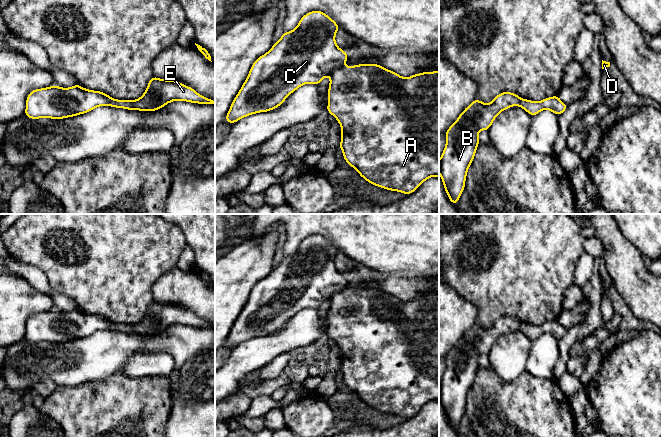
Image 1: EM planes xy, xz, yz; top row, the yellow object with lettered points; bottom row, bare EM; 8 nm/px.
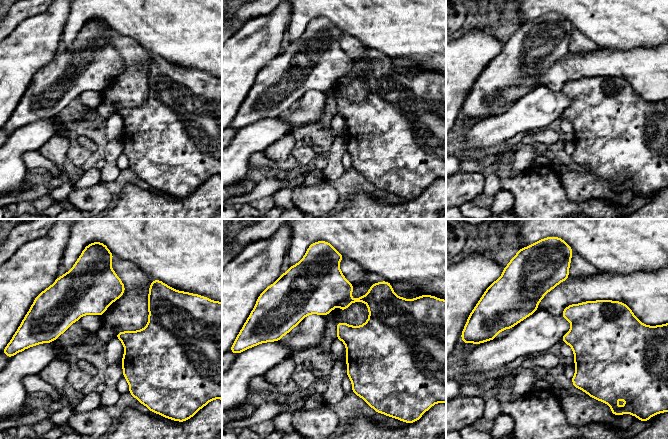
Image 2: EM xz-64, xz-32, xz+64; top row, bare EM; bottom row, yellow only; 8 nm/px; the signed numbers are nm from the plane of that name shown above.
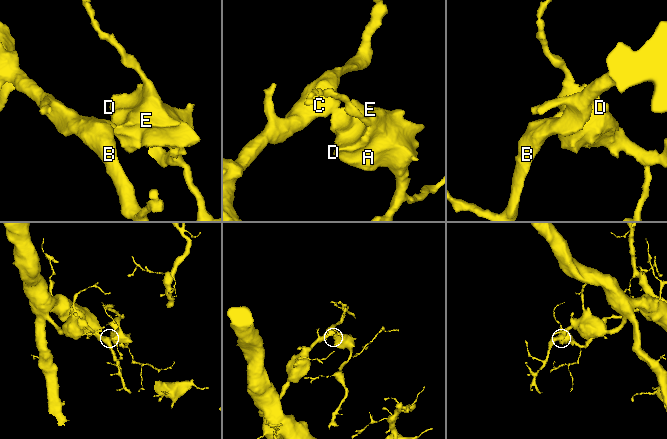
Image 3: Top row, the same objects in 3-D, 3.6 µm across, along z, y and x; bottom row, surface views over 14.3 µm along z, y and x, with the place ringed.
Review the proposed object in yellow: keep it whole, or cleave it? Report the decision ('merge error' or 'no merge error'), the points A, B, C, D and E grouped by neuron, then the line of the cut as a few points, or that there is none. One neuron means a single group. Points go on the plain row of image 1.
merge error; A D E / B C; cut in xz along (344, 288), (336, 292), (329, 299)

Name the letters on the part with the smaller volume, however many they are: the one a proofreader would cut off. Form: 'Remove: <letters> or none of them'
Remove: A, D, E

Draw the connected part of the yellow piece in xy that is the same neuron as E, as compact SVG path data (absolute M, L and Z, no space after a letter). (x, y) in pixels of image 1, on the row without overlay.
M153 300L139 323L113 323L109 330L127 334L156 335L177 324L198 328L215 328L213 324L198 318L193 312L185 310L177 304L159 303Z

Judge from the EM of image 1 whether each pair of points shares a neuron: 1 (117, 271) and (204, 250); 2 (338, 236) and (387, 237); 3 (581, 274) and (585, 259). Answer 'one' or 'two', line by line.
1: two
2: one
3: one

